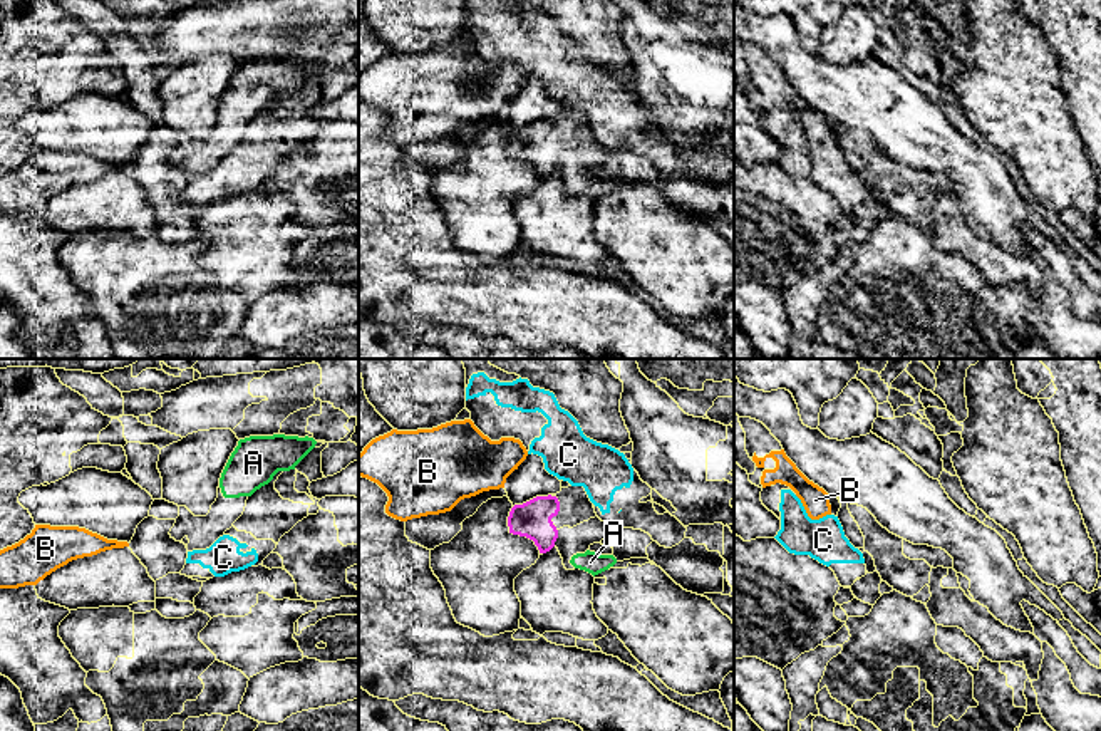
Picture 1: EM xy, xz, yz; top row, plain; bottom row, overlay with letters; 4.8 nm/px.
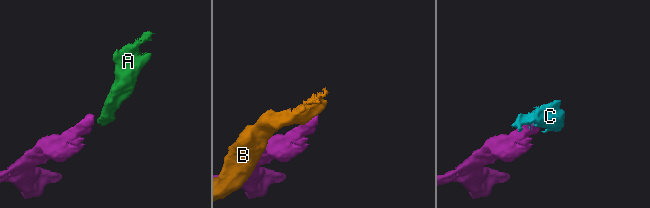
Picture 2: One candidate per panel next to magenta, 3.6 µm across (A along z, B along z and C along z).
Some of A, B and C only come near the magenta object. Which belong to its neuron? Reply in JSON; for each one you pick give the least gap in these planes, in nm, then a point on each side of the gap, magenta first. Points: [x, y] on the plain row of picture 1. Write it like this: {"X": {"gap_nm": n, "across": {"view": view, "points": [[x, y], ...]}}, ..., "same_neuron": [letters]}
{"A": {"gap_nm": 100, "across": {"view": "xz", "points": [[553, 170], [572, 181]]}}, "same_neuron": ["A"]}

